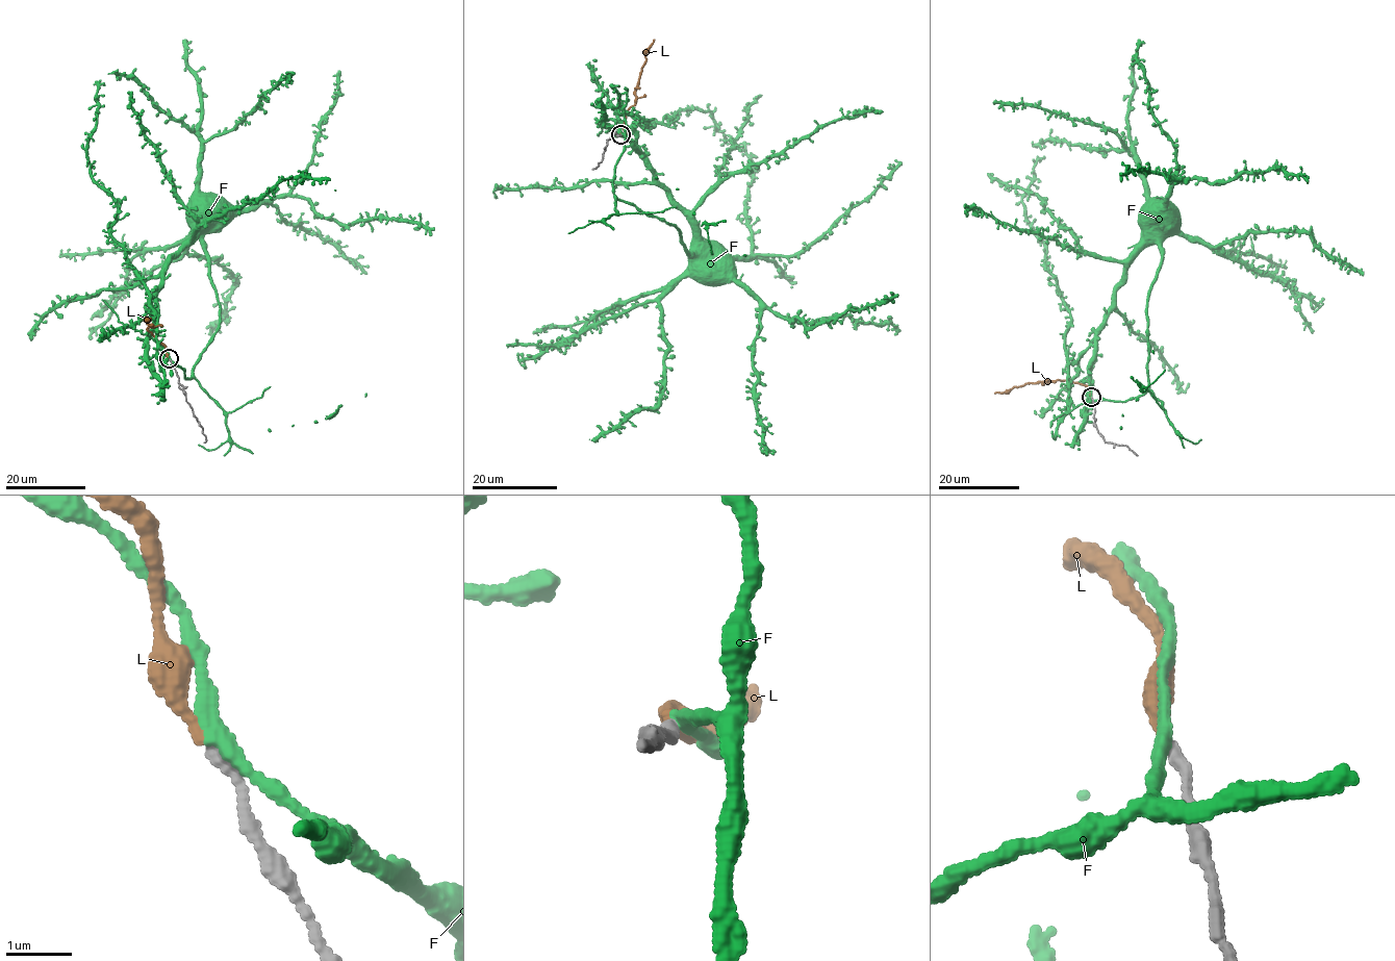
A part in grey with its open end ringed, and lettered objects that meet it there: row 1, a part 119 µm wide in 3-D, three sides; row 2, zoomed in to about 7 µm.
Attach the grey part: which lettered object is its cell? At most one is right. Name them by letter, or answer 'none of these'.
none of these

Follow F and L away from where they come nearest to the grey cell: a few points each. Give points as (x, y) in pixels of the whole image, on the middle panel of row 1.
F: (620, 134), (645, 155), (667, 197), (689, 219), (696, 243), (705, 253), (718, 255)
L: (622, 133), (625, 133), (627, 110), (635, 104), (640, 73), (654, 40)

